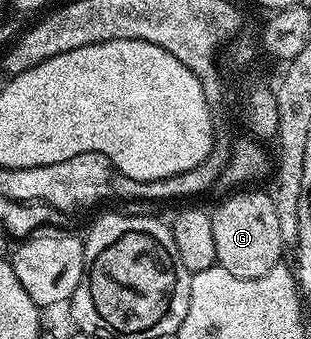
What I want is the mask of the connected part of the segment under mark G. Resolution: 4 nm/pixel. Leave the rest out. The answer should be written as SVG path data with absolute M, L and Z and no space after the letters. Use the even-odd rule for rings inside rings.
M237 189L211 211L211 234L215 236L216 266L227 269L235 277L263 277L282 262L278 214L265 189Z

